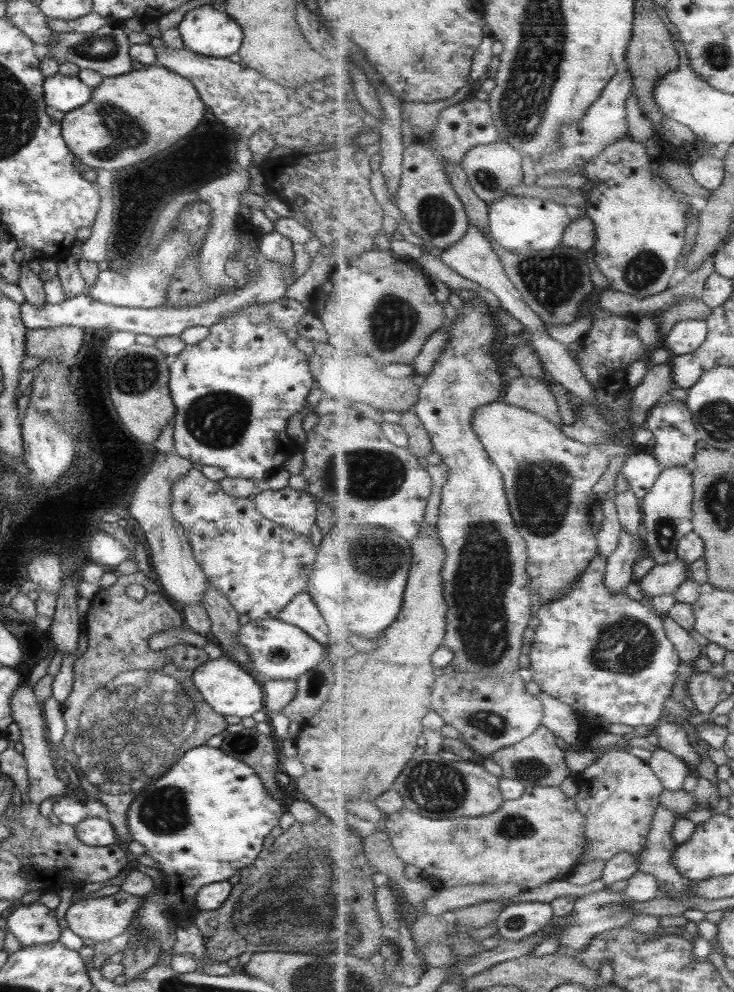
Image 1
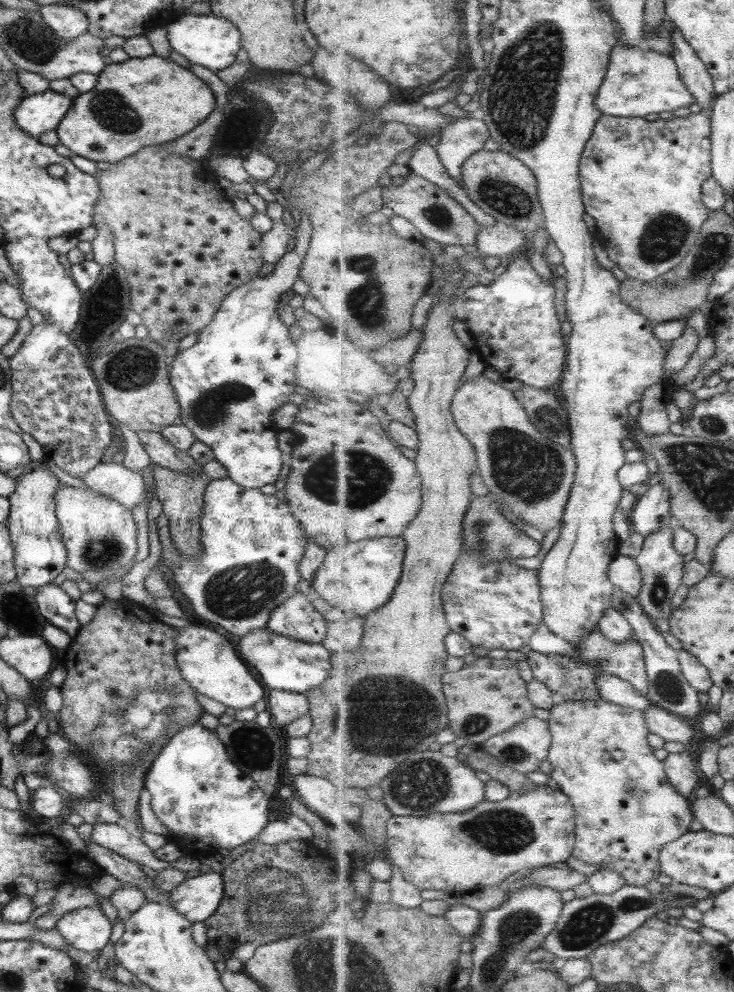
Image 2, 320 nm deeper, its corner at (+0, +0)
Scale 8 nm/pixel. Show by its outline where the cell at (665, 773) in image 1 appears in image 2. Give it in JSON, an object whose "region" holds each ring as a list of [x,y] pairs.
{"region":[[[691,752],[669,754],[663,762],[673,786],[688,799],[693,799],[699,784],[699,774],[697,774],[697,766],[693,762]]]}

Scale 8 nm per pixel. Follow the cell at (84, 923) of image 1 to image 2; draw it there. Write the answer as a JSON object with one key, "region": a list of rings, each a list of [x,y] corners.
{"region":[[[87,906],[63,913],[54,929],[75,950],[93,954],[107,944],[112,924],[101,909]]]}

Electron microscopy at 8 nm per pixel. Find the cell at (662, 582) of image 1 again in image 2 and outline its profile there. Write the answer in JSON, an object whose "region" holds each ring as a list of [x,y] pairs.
{"region":[[[619,555],[610,564],[610,579],[616,588],[637,597],[643,586],[642,570],[636,559]]]}

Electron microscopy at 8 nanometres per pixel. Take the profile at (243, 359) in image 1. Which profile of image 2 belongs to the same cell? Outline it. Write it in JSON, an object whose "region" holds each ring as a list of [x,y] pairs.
{"region":[[[303,215],[303,217],[297,220],[298,225],[296,226],[296,232],[294,234],[294,248],[287,252],[277,260],[271,274],[265,276],[258,276],[249,282],[243,283],[241,286],[235,287],[227,296],[221,301],[219,308],[215,311],[211,322],[208,326],[204,326],[197,333],[197,341],[194,345],[187,349],[178,351],[172,361],[169,361],[170,383],[175,391],[177,404],[179,405],[179,422],[186,426],[196,438],[197,441],[201,441],[205,446],[211,448],[214,459],[225,468],[227,471],[227,478],[231,482],[235,482],[237,486],[242,486],[246,489],[255,489],[266,484],[273,484],[281,470],[281,452],[277,449],[276,438],[278,430],[271,422],[272,412],[279,408],[283,403],[288,402],[288,395],[293,393],[294,376],[295,376],[295,364],[297,362],[296,346],[289,339],[289,332],[287,331],[288,326],[282,323],[282,320],[275,314],[276,300],[283,296],[287,290],[290,289],[293,282],[299,279],[299,266],[303,262],[303,258],[306,253],[306,246],[310,235],[310,222]]]}

